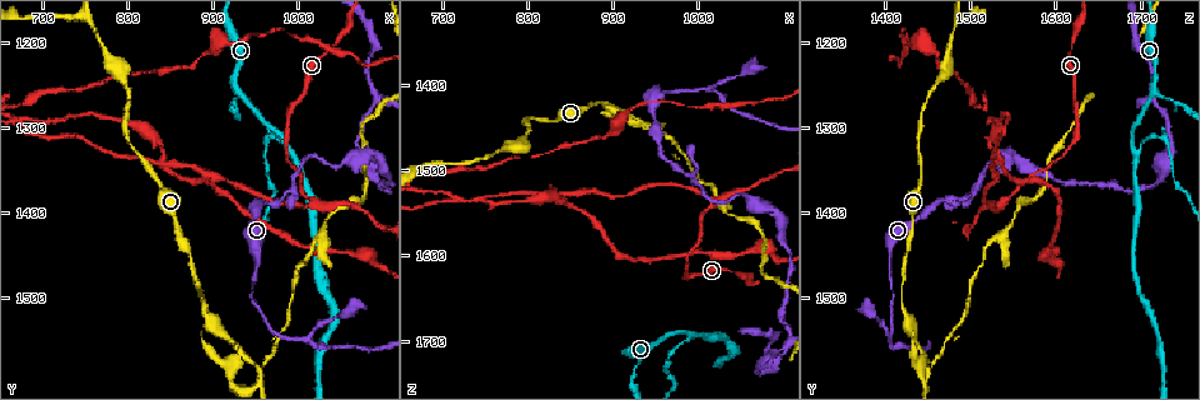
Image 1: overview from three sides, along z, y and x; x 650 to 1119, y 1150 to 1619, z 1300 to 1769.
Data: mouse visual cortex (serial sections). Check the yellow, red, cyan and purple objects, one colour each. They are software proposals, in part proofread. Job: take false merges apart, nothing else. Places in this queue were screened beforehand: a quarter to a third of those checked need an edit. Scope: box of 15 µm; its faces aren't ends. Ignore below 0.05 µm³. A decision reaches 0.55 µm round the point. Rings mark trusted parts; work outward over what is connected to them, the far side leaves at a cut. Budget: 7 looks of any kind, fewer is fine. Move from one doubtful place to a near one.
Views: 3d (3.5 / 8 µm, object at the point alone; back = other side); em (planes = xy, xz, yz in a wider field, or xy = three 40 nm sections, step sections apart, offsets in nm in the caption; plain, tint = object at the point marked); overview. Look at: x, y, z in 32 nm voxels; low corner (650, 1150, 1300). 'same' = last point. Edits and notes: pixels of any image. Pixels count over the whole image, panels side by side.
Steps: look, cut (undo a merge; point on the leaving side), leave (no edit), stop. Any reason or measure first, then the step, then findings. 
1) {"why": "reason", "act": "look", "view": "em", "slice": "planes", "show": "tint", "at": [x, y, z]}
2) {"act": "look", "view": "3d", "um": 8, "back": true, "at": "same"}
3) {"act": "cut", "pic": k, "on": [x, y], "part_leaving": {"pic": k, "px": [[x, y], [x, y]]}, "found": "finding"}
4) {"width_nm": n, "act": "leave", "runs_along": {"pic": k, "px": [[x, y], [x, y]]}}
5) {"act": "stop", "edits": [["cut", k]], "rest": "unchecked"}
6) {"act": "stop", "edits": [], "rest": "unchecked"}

{"why": "three arms meet", "act": "look", "view": "em", "slice": "xy", "step": 5, "show": "tint", "at": [935, 1255, 1715]}

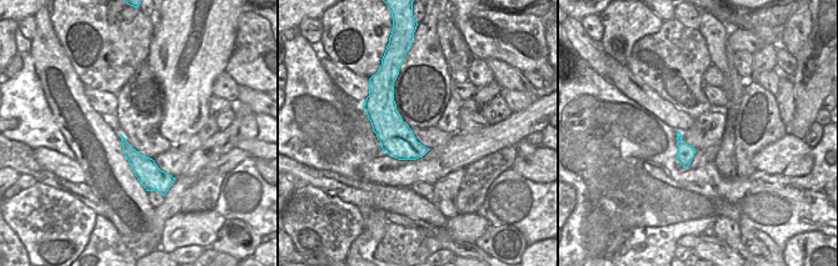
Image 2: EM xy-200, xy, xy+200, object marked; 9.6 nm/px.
{"act": "look", "view": "3d", "um": 3.5, "at": "same"}

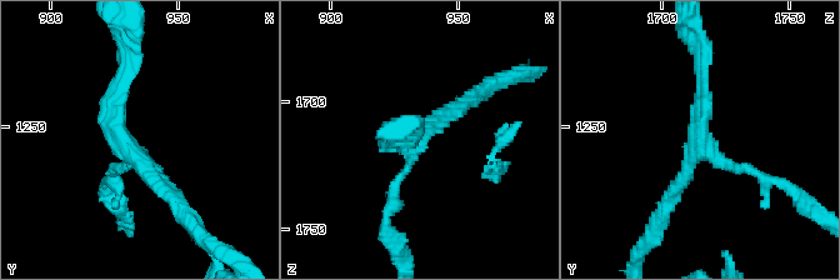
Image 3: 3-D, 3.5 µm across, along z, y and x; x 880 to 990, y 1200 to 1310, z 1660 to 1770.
{"arms": 3, "arm_widths_nm": [150, 200, 200], "act": "leave", "runs_along": {"pic": 3, "px": [[126, 73], [115, 126], [184, 210]]}, "found": "one cell here"}

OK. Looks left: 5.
{"act": "look", "view": "3d", "um": 3.5, "at": [1020, 1390, 1535]}

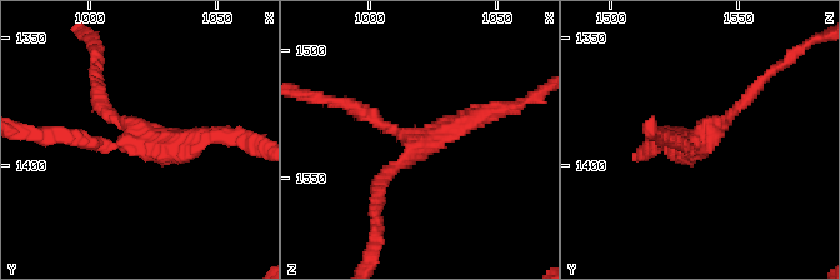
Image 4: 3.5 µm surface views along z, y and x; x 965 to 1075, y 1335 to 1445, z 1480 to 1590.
{"act": "look", "view": "em", "slice": "xy", "step": 3, "show": "tint", "at": [1019, 1390, 1537]}

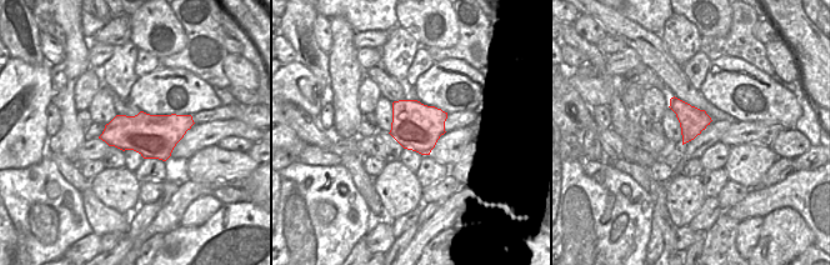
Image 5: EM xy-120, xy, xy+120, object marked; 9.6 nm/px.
{"arm_widths_nm": [150, 200, 250], "act": "leave", "runs_along": {"pic": 4, "px": [[755, 88], [701, 141], [666, 138]]}, "found": "all the same cell"}

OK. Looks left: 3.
{"why": "three-way junction", "act": "look", "view": "3d", "um": 3.5, "at": [990, 1330, 1690]}

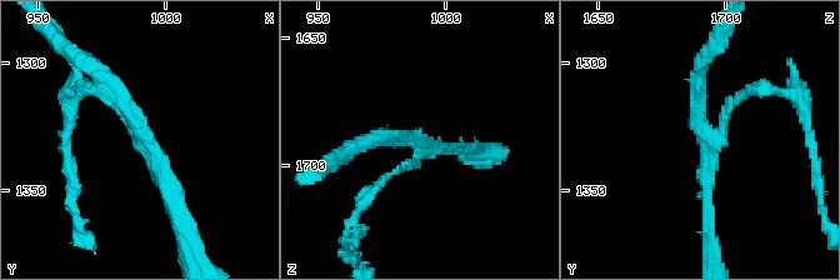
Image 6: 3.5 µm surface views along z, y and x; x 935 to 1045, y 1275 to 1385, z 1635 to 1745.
{"arms": 3, "arm_widths_nm": [100, 150, 200], "act": "look", "view": "em", "slice": "planes", "show": "tint", "at": [991, 1328, 1693]}

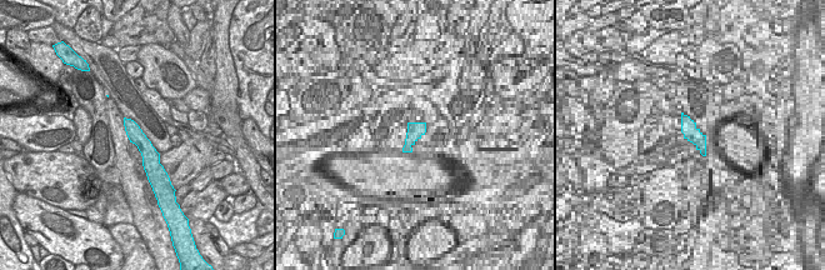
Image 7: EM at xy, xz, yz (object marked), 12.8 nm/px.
{"act": "leave", "runs_along": {"pic": 7, "px": [[126, 121], [144, 144], [155, 168]]}, "found": "all the same cell"}

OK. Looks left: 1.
{"act": "stop", "edits": [], "rest": "unchecked"}

